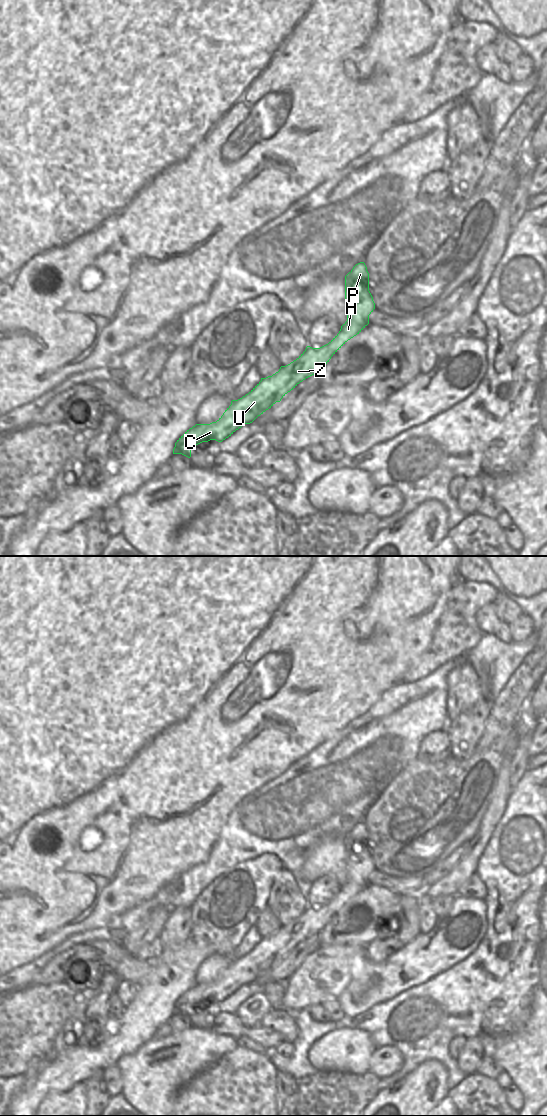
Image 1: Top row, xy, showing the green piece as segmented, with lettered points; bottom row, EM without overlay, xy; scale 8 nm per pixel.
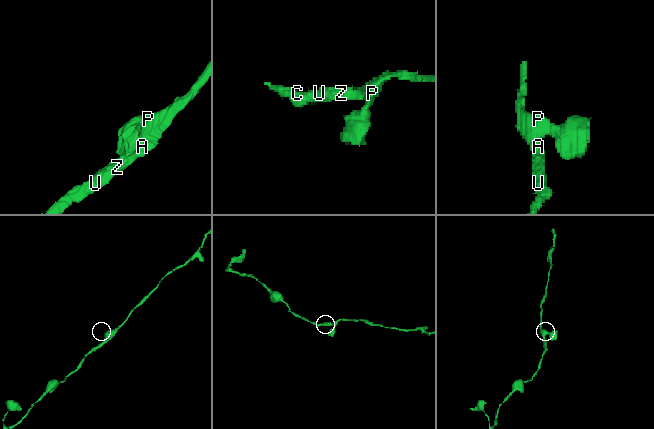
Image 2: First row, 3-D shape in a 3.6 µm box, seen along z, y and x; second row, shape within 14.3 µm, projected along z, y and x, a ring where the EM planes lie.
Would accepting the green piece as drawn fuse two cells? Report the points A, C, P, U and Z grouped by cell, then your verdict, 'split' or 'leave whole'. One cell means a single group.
groups A C P U Z; leave whole

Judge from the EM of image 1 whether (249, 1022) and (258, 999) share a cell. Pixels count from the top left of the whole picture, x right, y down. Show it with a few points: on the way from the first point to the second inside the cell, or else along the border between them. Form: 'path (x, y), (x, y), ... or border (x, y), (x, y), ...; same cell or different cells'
path (251, 1016), (251, 1012), (257, 1005); same cell

